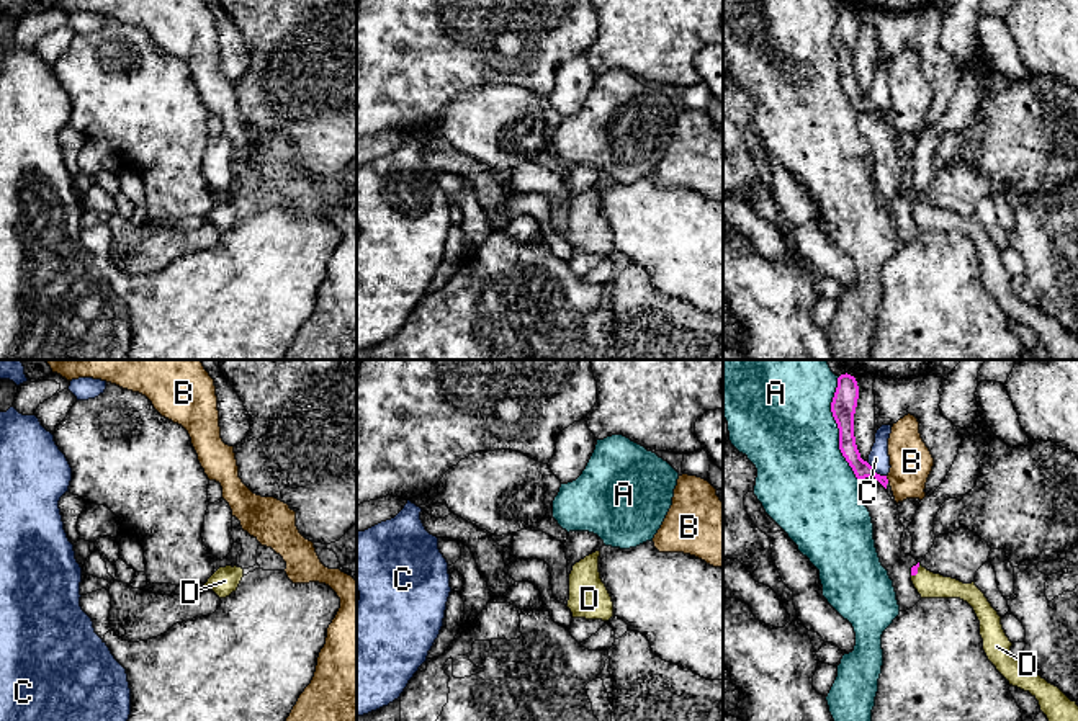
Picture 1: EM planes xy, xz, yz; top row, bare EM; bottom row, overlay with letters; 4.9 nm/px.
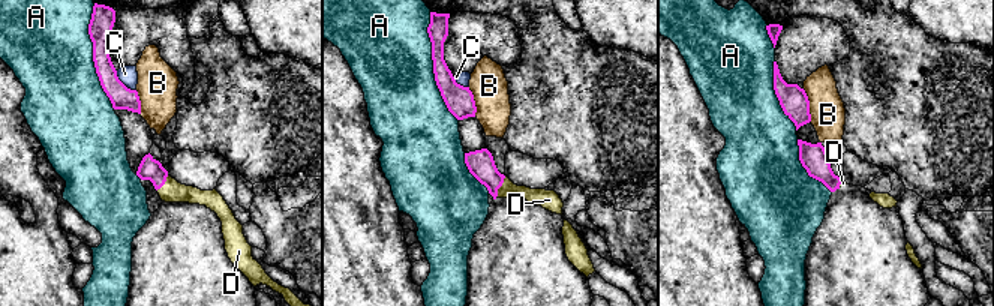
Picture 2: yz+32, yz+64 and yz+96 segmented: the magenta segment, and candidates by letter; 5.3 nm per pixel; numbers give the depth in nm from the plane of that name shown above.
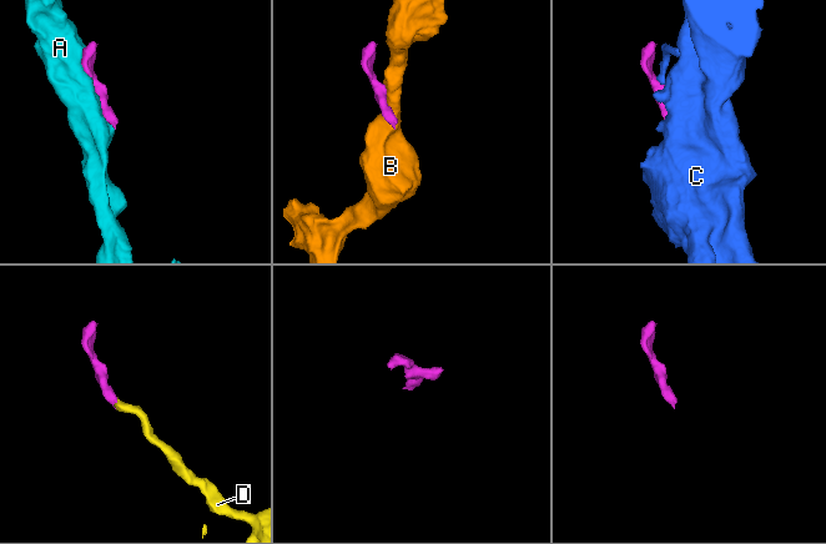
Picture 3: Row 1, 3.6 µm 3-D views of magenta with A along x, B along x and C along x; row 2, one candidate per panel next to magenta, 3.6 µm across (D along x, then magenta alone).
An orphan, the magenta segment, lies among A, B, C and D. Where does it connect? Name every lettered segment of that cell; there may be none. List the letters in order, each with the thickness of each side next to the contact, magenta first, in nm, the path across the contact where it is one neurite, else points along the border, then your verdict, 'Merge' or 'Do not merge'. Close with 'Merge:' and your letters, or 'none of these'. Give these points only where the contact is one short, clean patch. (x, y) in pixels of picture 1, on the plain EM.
A: Thickness 120 nm (magenta) against 480 nm. Do not merge
B: Thickness 90 nm (magenta) against 200 nm. Do not merge
C: Thickness 90 nm (magenta) against 100 nm. Boundary: yz (866, 95), (885, 110). Do not merge
D: Thickness 30 nm (magenta) against 130 nm. Path across: yz (915, 201), (916, 205), (928, 218). Merge
Merge: D

